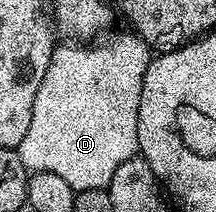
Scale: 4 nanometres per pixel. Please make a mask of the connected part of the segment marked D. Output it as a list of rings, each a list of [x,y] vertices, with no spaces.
[[[132,32],[112,34],[96,44],[54,45],[43,84],[35,92],[27,136],[16,147],[26,170],[55,172],[76,191],[106,189],[115,168],[139,154],[139,96],[151,48]]]

